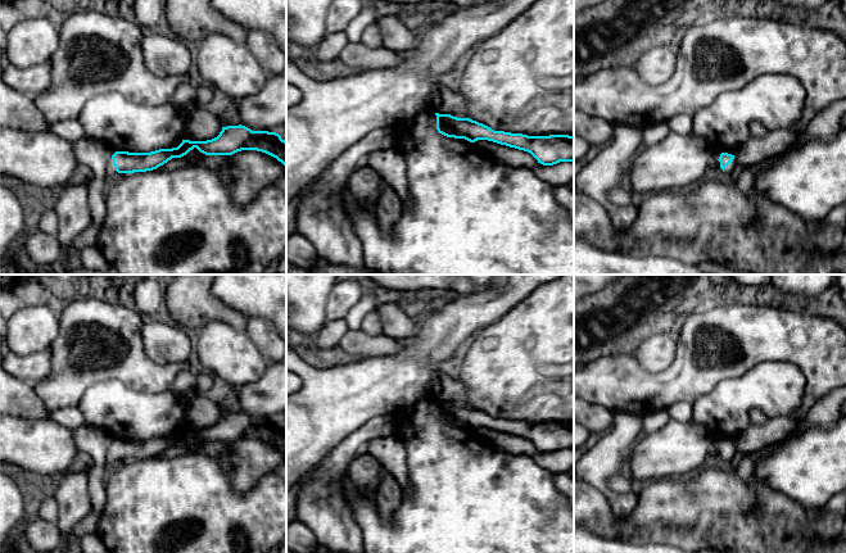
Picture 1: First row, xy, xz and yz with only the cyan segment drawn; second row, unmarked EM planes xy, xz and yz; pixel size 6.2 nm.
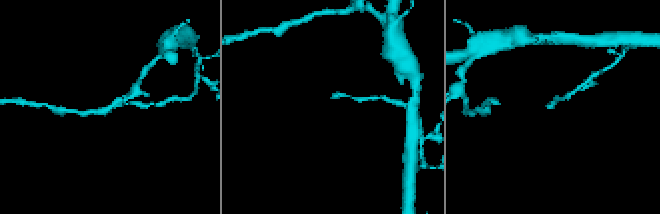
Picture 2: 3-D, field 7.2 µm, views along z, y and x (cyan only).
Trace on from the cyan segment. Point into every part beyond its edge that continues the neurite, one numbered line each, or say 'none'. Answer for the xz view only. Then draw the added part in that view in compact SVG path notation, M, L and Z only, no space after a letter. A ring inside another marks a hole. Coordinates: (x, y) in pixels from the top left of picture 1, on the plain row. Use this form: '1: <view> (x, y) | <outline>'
none

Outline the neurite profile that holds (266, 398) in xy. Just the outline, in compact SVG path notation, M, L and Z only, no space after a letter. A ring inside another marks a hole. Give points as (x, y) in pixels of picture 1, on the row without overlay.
M286 359L270 363L259 380L239 387L239 403L252 418L286 416Z

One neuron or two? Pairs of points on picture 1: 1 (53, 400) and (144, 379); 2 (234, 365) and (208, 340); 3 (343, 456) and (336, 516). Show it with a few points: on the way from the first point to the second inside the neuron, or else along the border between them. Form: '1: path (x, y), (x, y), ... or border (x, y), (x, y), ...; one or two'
1: path (76, 377), (98, 372), (121, 372); one
2: path (227, 358), (215, 345); one
3: path (334, 471), (334, 501); one

